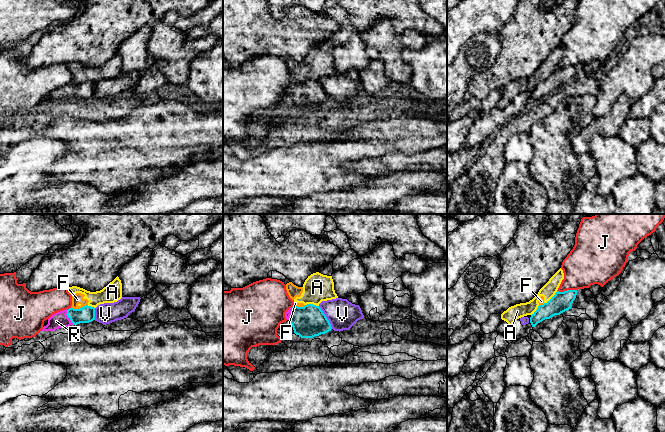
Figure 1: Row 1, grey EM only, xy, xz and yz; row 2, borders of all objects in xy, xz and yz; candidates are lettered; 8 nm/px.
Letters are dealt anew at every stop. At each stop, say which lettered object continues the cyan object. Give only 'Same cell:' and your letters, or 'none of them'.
Same cell: R

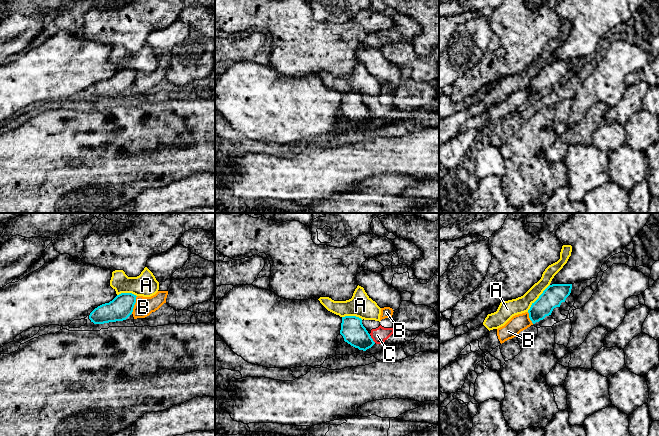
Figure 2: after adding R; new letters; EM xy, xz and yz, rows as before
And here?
Same cell: none of them

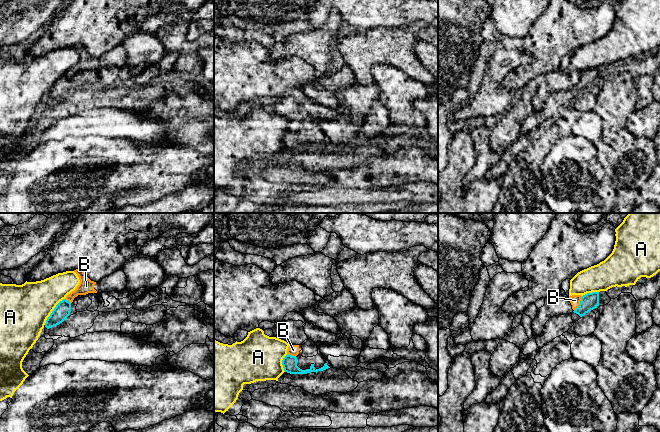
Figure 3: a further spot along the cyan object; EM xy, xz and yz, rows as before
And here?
Same cell: none of them

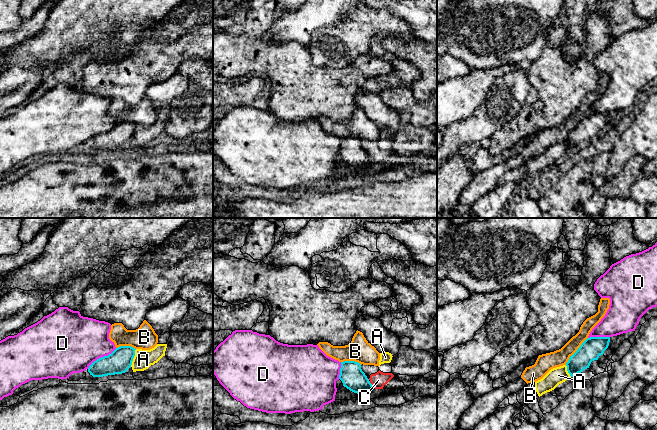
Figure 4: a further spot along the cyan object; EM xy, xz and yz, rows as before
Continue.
Same cell: none of them

